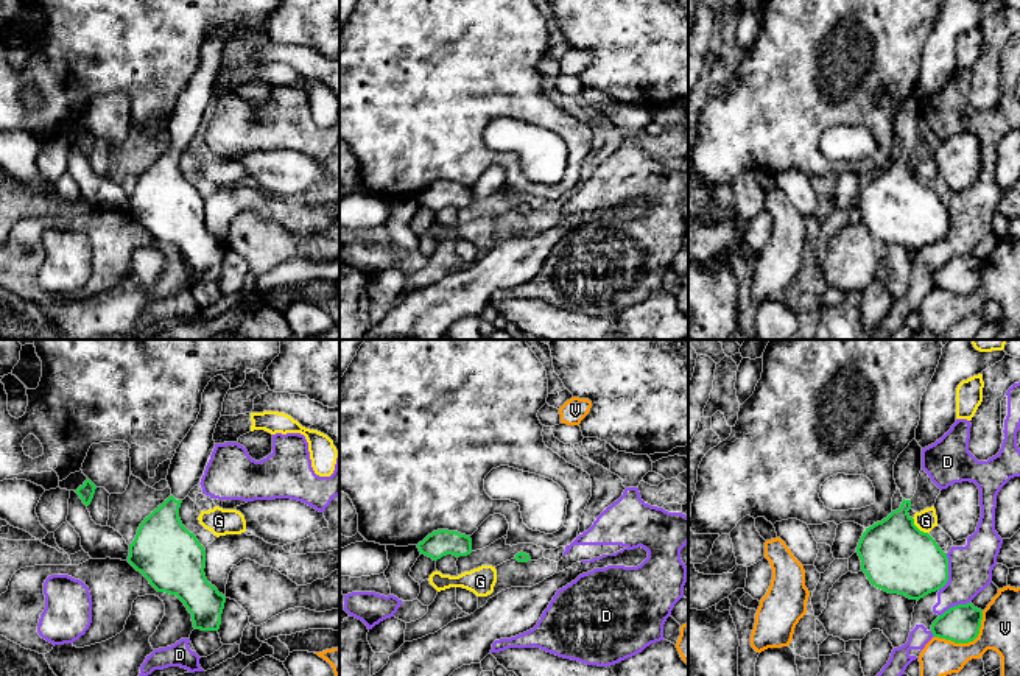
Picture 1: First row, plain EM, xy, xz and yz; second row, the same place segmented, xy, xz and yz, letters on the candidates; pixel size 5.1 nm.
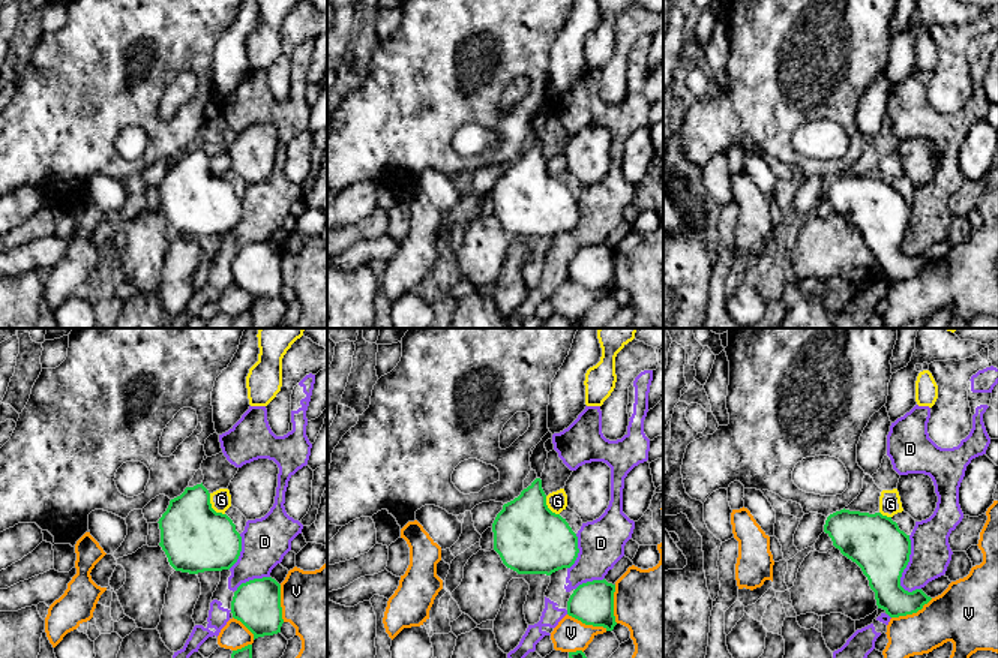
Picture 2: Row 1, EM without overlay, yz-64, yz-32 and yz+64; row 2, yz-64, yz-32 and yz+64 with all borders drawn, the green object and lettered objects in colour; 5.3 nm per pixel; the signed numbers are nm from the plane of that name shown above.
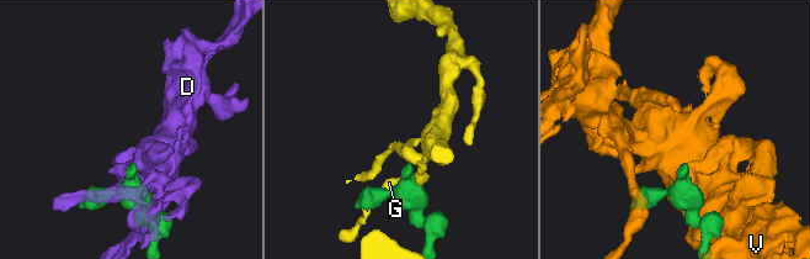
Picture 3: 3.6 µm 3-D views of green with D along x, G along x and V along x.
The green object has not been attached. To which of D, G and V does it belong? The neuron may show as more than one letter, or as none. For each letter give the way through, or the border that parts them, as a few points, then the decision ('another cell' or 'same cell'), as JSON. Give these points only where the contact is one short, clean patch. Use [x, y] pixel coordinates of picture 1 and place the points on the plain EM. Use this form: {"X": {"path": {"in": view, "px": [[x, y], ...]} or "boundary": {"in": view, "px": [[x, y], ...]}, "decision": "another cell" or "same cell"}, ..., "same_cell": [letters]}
{"D": {"decision": "another cell"}, "G": {"decision": "another cell"}, "V": {"decision": "another cell"}, "same_cell": []}

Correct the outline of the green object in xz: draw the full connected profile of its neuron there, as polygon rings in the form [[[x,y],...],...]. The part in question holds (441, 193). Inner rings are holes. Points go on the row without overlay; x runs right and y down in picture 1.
[[[438,181],[419,193],[417,199],[420,206],[425,206],[433,212],[438,212],[447,206],[459,209],[472,204],[472,190],[470,187],[458,182]]]

